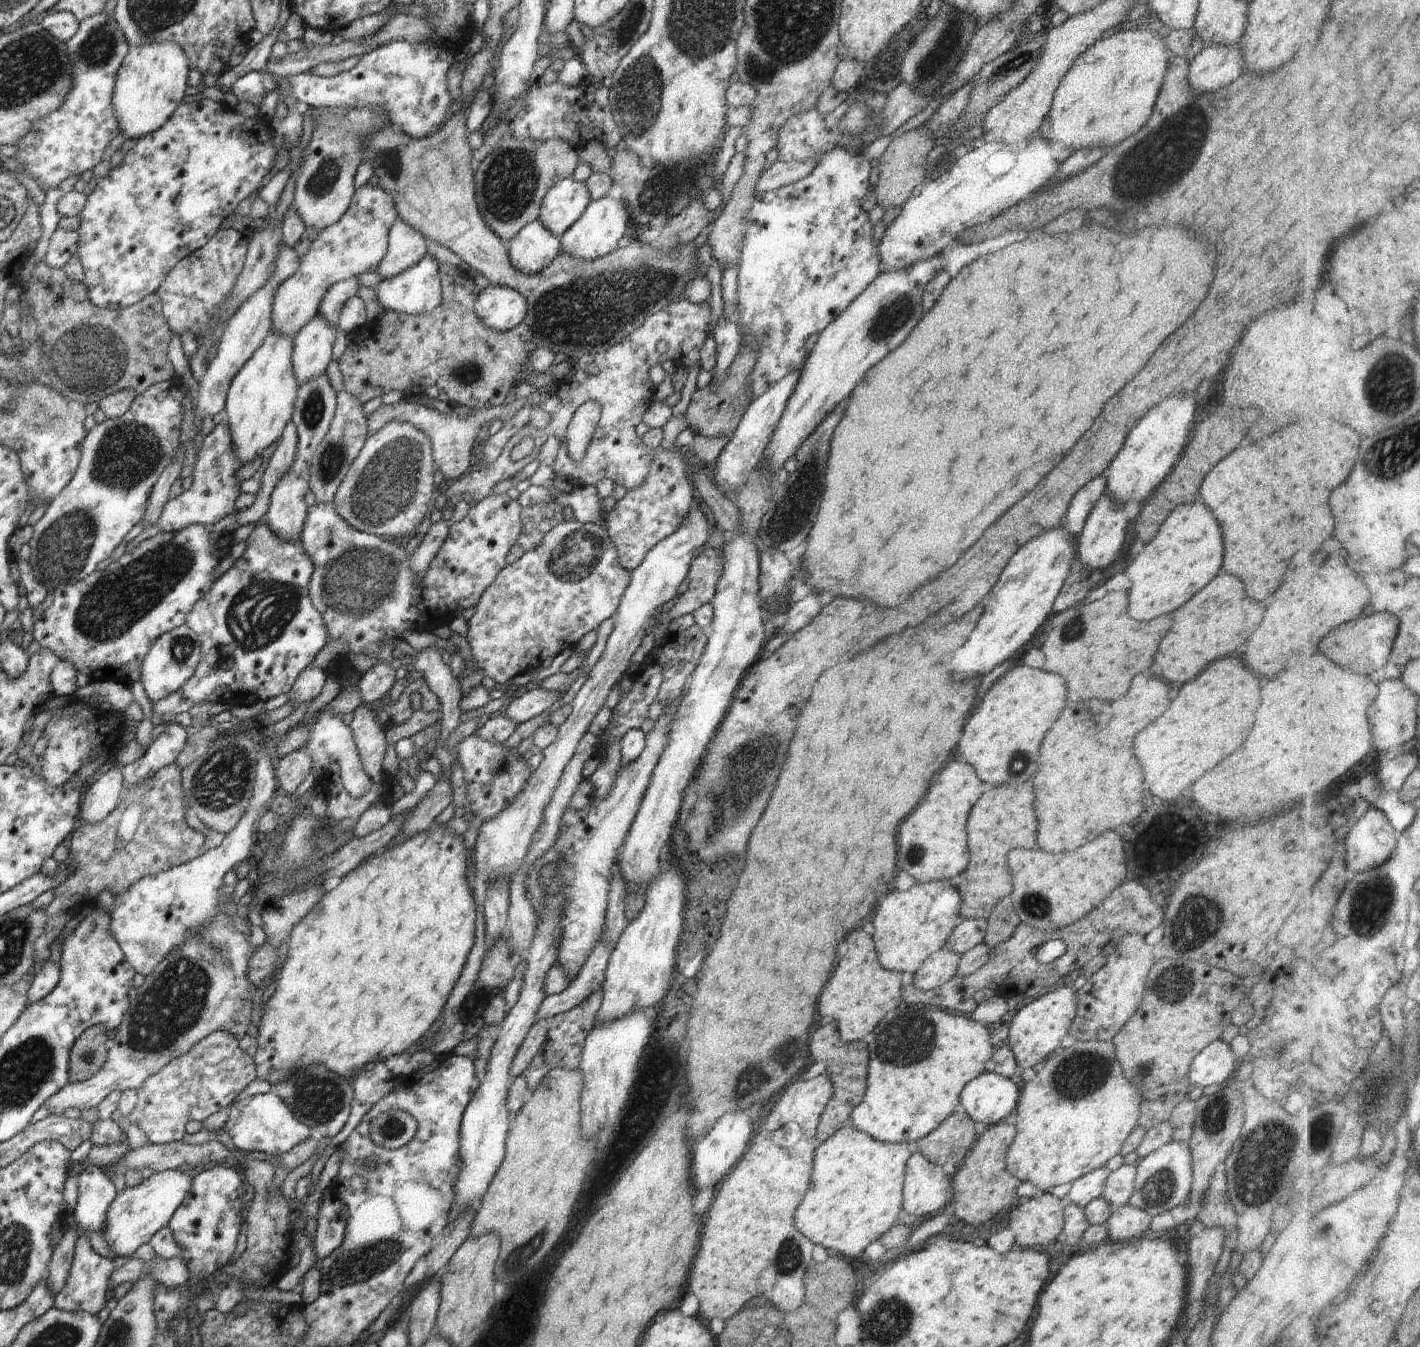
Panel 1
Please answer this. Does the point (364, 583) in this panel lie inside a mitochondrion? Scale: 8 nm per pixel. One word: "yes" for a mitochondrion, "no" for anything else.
yes

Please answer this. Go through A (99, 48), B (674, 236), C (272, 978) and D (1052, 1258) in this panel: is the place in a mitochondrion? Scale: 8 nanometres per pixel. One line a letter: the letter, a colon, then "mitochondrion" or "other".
A: mitochondrion
B: mitochondrion
C: other
D: other

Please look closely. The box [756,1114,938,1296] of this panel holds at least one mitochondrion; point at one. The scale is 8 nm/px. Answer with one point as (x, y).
(790, 1254)

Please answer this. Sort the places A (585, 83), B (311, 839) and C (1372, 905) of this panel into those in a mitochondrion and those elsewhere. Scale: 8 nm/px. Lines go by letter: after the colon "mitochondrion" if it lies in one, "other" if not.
A: other
B: mitochondrion
C: mitochondrion

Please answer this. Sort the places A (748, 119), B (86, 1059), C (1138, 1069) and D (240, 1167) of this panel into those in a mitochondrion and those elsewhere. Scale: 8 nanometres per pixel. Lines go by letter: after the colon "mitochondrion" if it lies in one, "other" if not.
A: other
B: mitochondrion
C: mitochondrion
D: other

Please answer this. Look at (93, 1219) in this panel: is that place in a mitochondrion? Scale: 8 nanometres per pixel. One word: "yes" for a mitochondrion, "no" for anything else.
no

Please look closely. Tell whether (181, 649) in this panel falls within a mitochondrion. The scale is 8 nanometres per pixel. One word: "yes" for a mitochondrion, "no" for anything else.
yes

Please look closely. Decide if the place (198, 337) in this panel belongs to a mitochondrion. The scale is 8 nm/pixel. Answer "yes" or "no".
no

